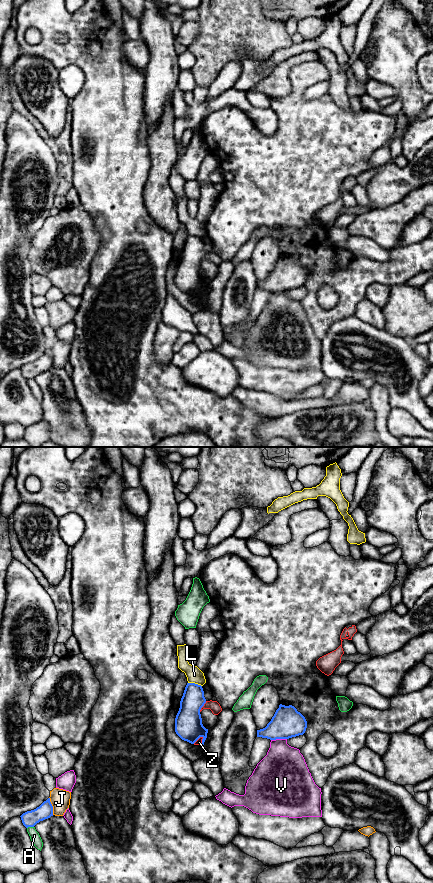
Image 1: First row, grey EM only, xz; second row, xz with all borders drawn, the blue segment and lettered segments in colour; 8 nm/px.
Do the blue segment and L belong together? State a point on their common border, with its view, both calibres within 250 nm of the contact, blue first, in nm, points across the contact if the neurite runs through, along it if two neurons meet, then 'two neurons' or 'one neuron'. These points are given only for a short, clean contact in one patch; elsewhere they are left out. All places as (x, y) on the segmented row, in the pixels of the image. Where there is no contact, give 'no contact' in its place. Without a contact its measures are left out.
xz (194, 683) | 180/130 nm | along xz (188, 682), (194, 682), (201, 686) | two neurons

